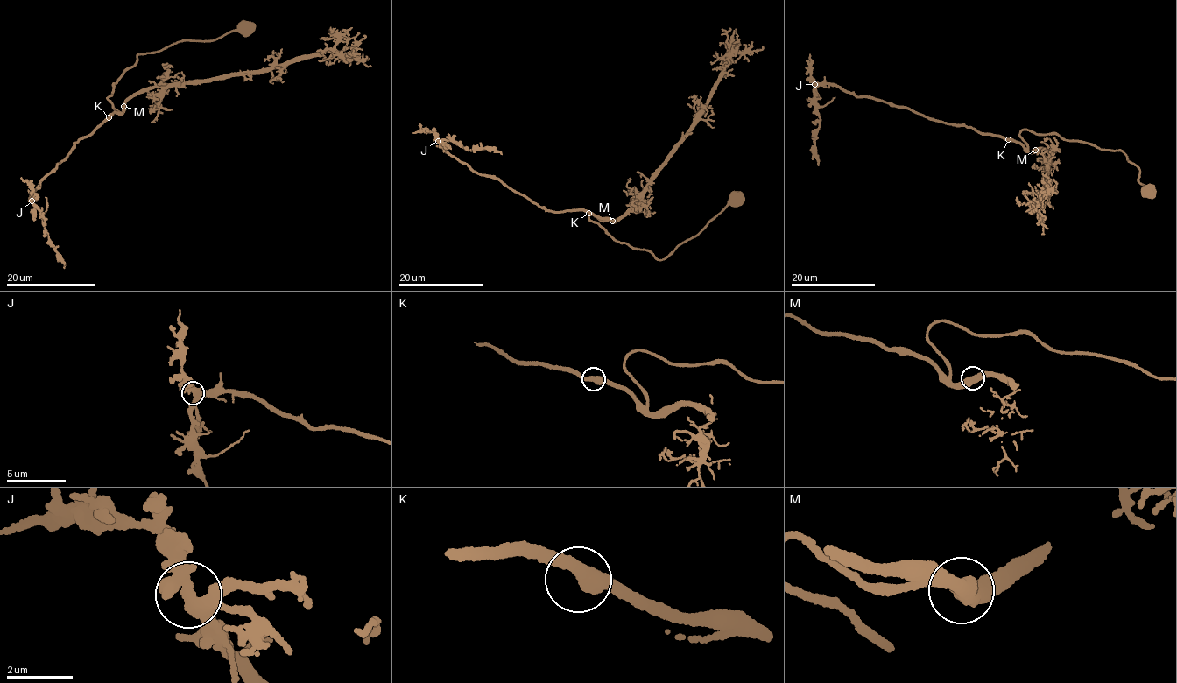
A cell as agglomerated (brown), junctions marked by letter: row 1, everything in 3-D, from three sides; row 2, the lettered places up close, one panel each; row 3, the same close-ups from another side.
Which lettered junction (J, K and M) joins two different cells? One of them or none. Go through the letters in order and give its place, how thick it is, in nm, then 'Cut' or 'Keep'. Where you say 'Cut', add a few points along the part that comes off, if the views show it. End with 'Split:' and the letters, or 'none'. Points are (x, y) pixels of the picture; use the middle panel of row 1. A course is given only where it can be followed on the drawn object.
J: Place: (438, 141). Thickness 380 nm. Keep
K: Place: (588, 213). Thickness 460 nm. Keep
M: Place: (612, 221). Thickness 480 nm. Keep
Split: none

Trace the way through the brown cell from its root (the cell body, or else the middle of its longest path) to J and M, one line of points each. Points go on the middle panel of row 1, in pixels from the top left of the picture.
J: (588, 210), (546, 211), (496, 179), (481, 175), (448, 152), (438, 141)
M: (588, 210), (612, 221)

